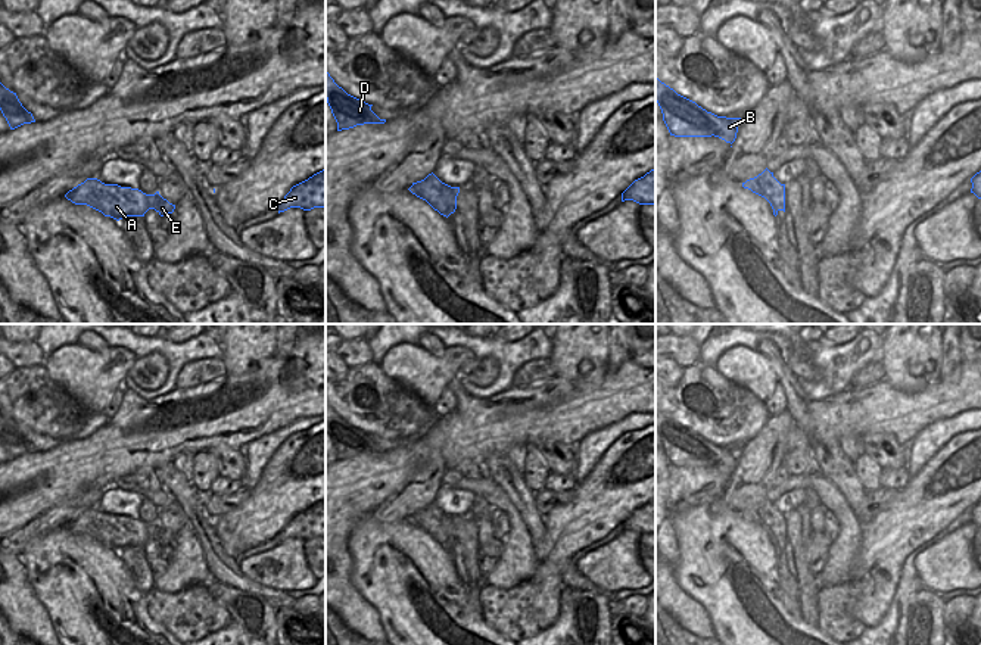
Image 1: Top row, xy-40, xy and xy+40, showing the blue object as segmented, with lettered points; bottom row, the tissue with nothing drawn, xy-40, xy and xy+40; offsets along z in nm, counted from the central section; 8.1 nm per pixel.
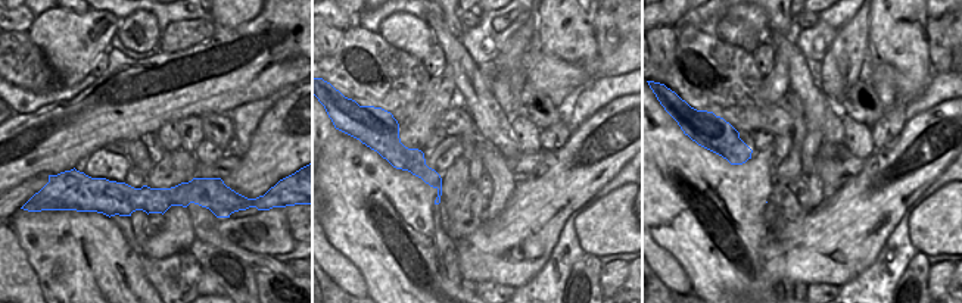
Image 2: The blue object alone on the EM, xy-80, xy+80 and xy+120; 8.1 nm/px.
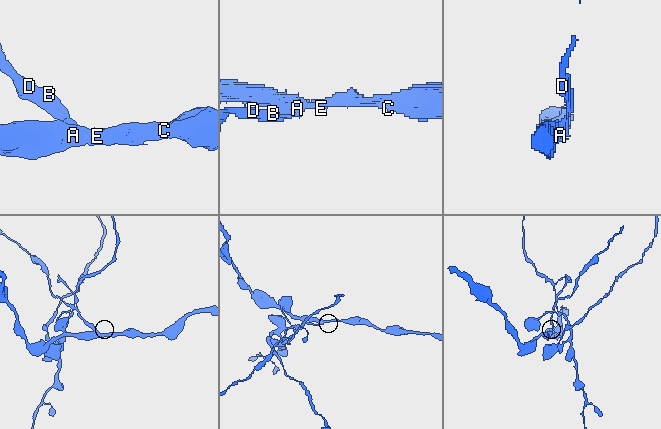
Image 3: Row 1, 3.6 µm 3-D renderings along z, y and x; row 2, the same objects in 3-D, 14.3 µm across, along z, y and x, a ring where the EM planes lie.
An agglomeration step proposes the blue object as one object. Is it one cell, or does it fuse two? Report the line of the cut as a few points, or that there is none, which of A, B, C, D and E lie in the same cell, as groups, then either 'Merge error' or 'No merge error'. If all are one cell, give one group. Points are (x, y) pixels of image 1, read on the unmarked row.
Split along xy (413, 516), (430, 511), (438, 519), (451, 517). Groups: A C E / B D. Merge error.

